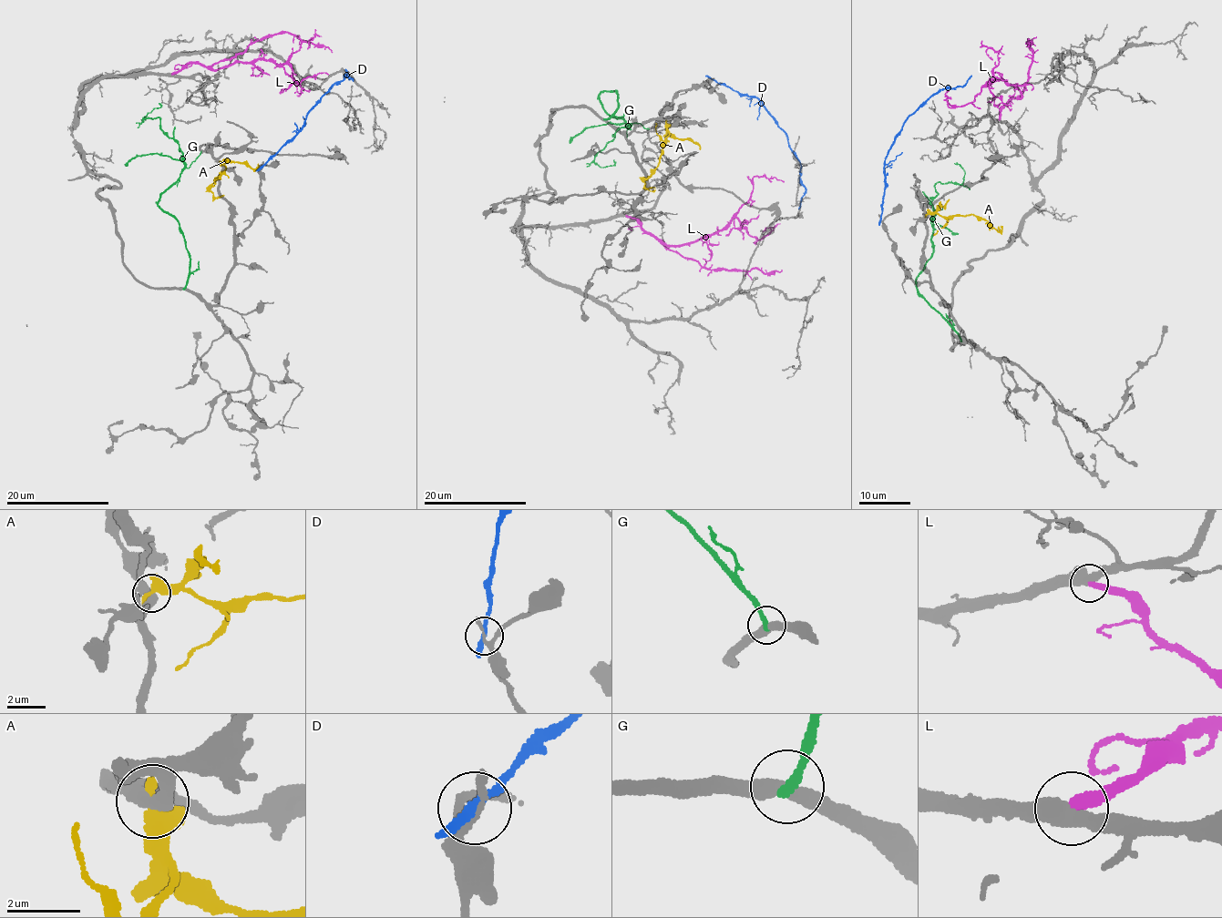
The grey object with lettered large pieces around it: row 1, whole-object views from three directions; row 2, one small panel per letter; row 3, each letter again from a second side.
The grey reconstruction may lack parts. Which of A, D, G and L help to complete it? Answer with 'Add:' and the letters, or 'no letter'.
Add: L

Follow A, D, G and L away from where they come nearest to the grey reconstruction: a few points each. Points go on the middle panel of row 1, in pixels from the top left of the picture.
A: (666, 123), (669, 135), (659, 165), (645, 179), (646, 186), (655, 190)
D: (712, 79), (742, 94), (756, 97), (785, 133), (789, 148), (800, 162), (800, 178), (805, 191), (798, 209)
G: (604, 118), (614, 114), (615, 91), (601, 93), (601, 107), (631, 129), (594, 158), (601, 168), (614, 160)
L: (626, 216), (667, 245), (696, 241), (725, 229), (748, 200), (754, 176), (784, 182)

